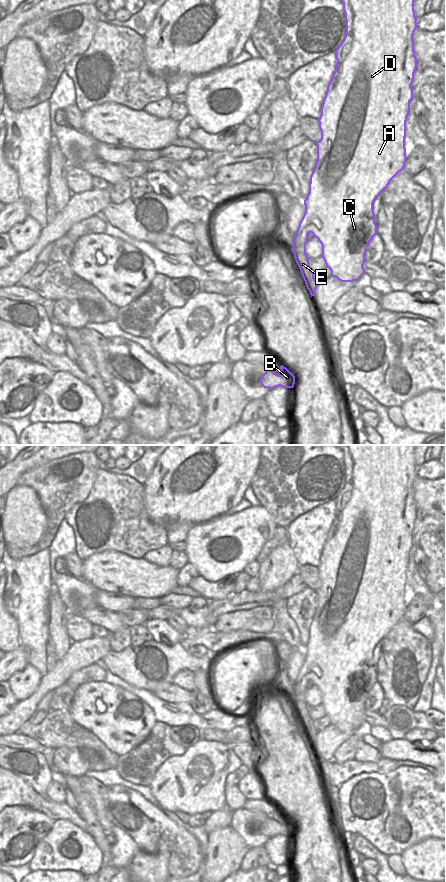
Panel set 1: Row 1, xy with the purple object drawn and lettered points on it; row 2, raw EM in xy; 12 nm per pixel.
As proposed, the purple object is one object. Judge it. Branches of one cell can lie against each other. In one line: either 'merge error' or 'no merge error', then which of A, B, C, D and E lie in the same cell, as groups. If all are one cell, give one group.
no merge error; A B C D E

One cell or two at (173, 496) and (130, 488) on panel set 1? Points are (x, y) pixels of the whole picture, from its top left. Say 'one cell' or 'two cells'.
two cells

